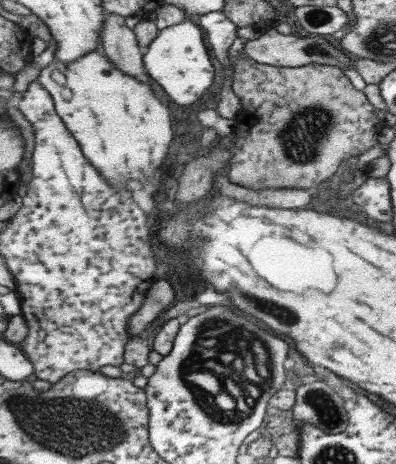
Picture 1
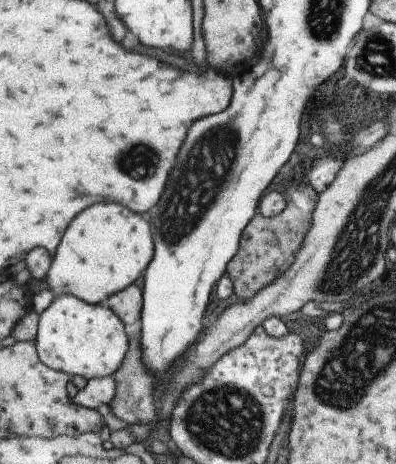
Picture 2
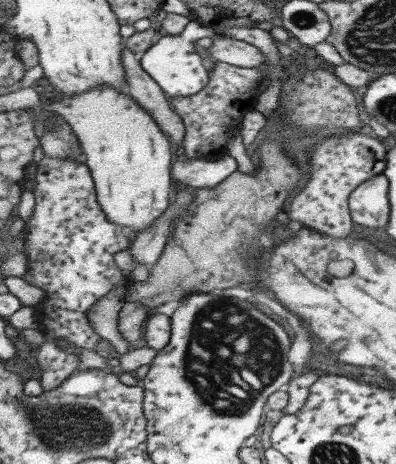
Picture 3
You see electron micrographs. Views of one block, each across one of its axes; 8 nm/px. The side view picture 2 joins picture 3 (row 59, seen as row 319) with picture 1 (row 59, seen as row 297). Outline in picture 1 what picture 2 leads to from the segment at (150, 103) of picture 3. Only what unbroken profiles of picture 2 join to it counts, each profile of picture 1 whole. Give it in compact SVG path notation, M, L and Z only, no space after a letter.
M105 12L105 24L101 30L101 42L105 54L125 72L137 76L143 82L153 82L145 68L145 54L141 50L137 32L125 24L125 16Z

